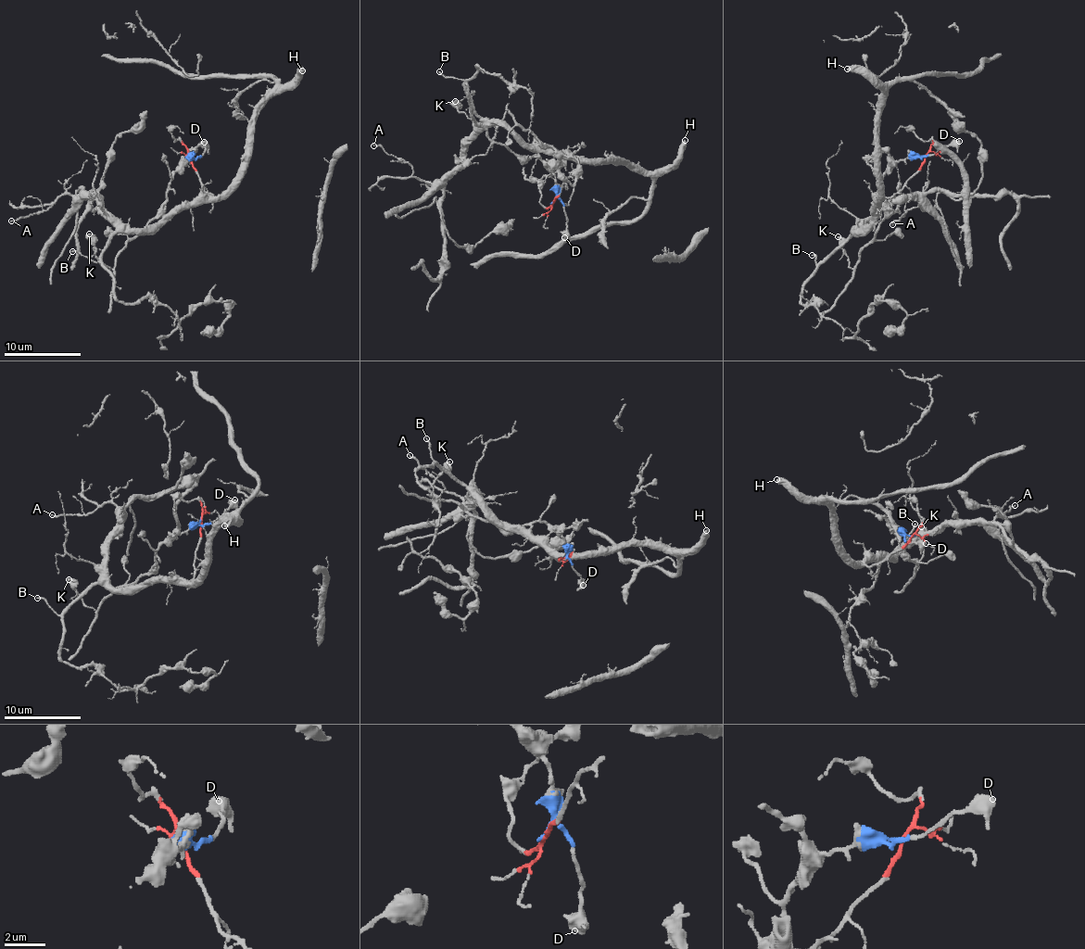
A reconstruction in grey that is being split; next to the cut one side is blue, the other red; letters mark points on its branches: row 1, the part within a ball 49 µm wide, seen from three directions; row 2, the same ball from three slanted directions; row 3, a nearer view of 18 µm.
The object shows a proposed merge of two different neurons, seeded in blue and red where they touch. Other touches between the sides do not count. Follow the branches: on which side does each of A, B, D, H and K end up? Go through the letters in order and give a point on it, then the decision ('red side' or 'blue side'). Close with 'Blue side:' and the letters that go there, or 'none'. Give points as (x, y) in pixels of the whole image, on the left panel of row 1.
A: place (11, 221); red side
B: place (72, 251); red side
D: place (204, 142); blue side
H: place (302, 70); red side
K: place (89, 234); blue side
Blue side: D, K

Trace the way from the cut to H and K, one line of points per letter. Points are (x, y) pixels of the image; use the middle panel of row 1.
H: (552, 203), (563, 183), (581, 164), (635, 163), (649, 171), (667, 168), (680, 153), (685, 139)
K: (552, 203), (556, 174), (538, 157), (520, 158), (488, 136), (481, 125), (460, 111), (455, 100)

